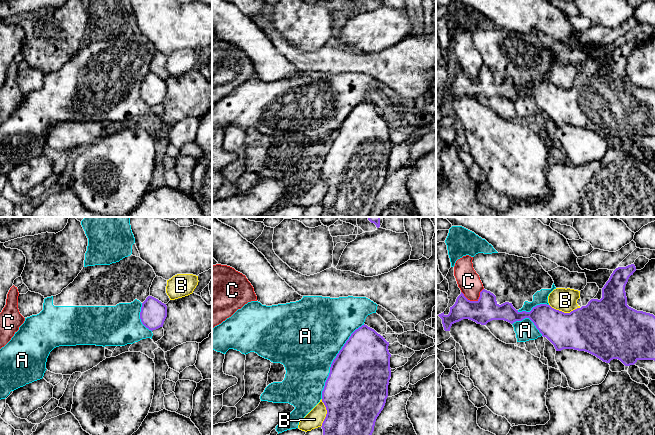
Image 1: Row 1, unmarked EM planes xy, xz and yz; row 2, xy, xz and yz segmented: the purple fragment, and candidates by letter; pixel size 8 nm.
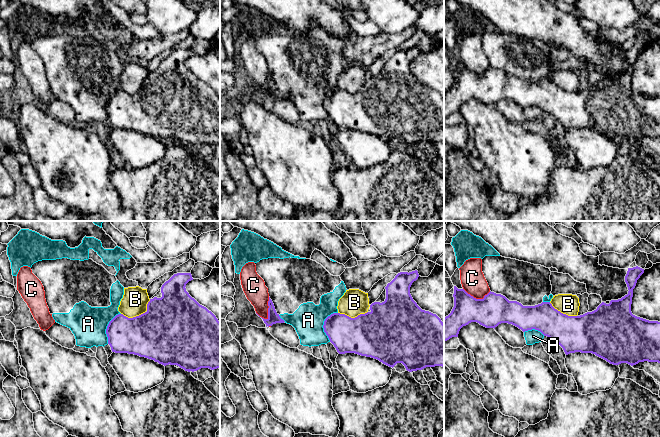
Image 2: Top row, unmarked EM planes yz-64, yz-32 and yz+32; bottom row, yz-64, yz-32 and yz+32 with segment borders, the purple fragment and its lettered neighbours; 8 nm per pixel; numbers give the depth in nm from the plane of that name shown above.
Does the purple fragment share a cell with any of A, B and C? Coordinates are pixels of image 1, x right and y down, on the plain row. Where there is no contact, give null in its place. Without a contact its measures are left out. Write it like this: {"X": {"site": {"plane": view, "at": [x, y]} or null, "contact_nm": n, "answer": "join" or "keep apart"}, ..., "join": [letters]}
{"A": {"site": {"plane": "xz", "at": [333, 136]}, "contact_nm": 700, "answer": "keep apart"}, "B": {"site": {"plane": "yz", "at": [563, 88]}, "contact_nm": 260, "answer": "keep apart"}, "C": {"site": {"plane": "yz", "at": [474, 77]}, "contact_nm": 190, "answer": "keep apart"}, "join": []}

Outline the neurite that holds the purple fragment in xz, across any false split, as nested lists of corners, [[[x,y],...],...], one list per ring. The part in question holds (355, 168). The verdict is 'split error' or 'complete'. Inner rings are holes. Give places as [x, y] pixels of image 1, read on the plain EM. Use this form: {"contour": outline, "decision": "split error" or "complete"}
{"contour": [[[362,101],[333,136],[322,167],[327,190],[320,217],[368,217],[388,173],[389,118]]], "decision": "complete"}

